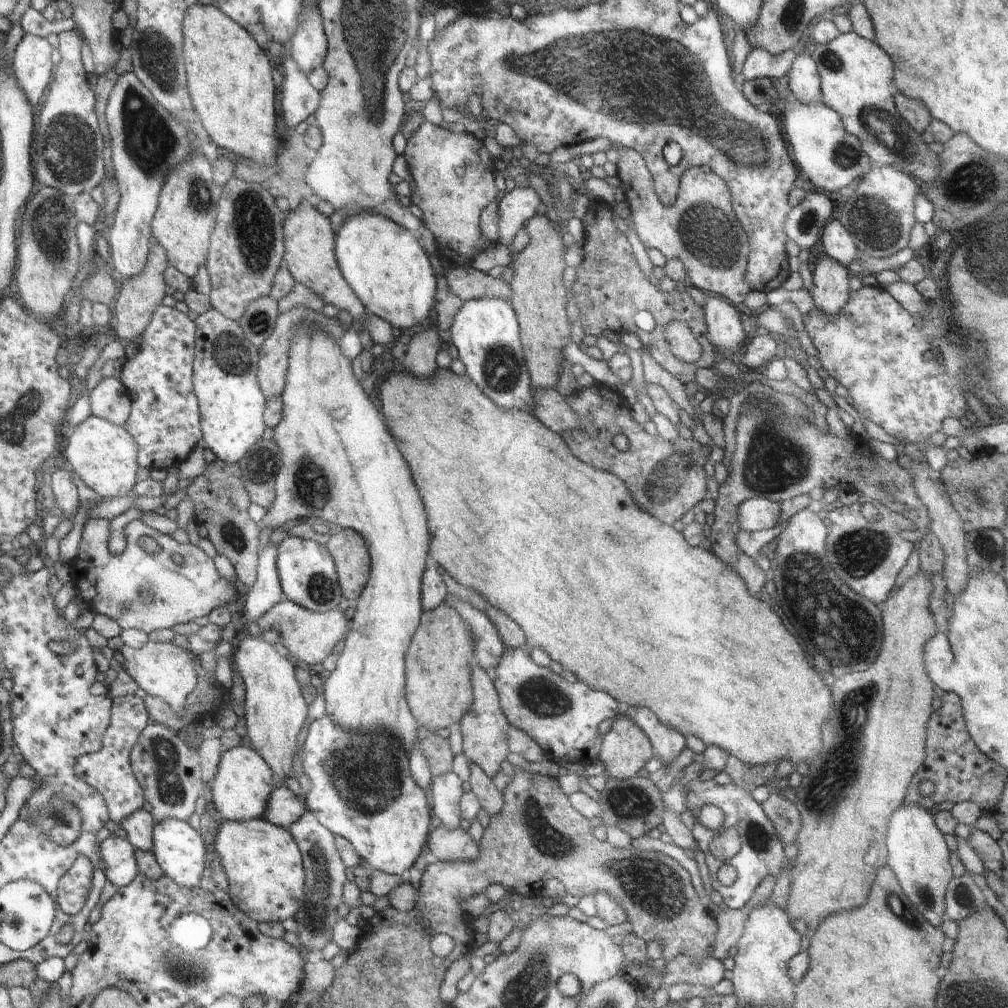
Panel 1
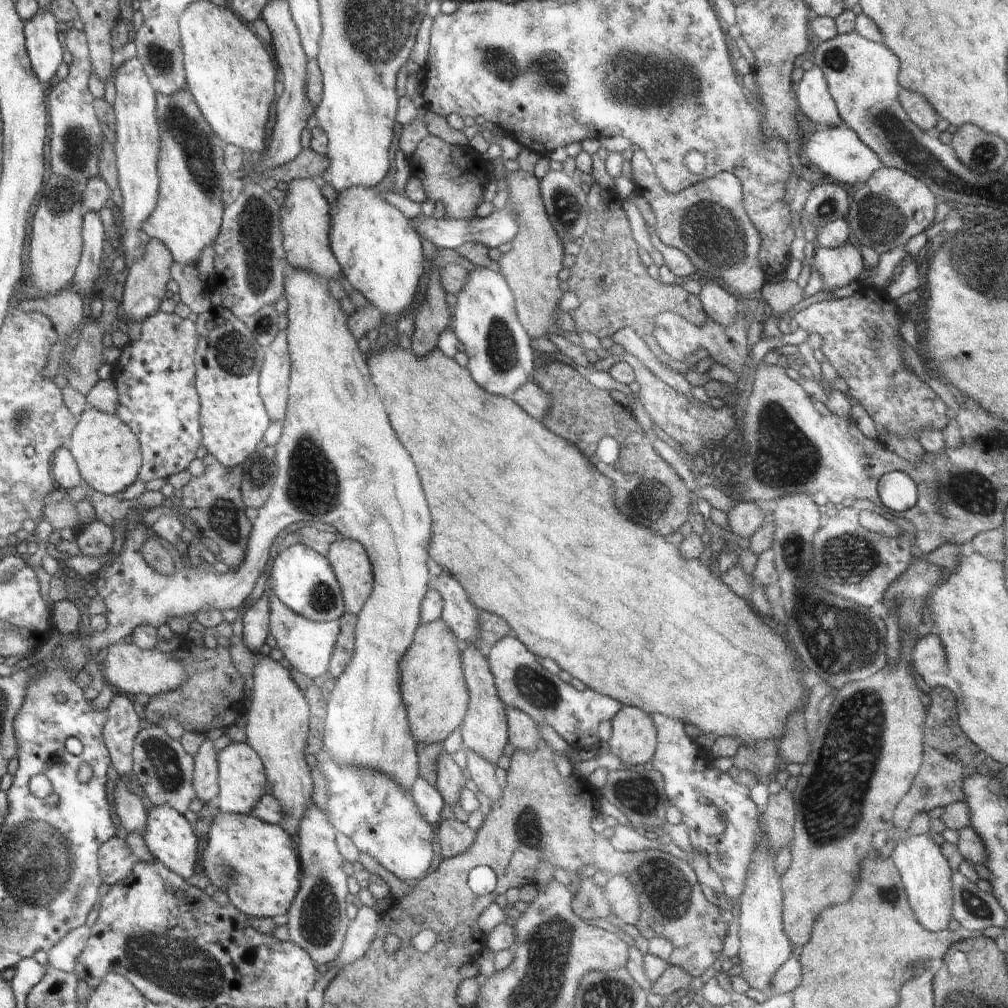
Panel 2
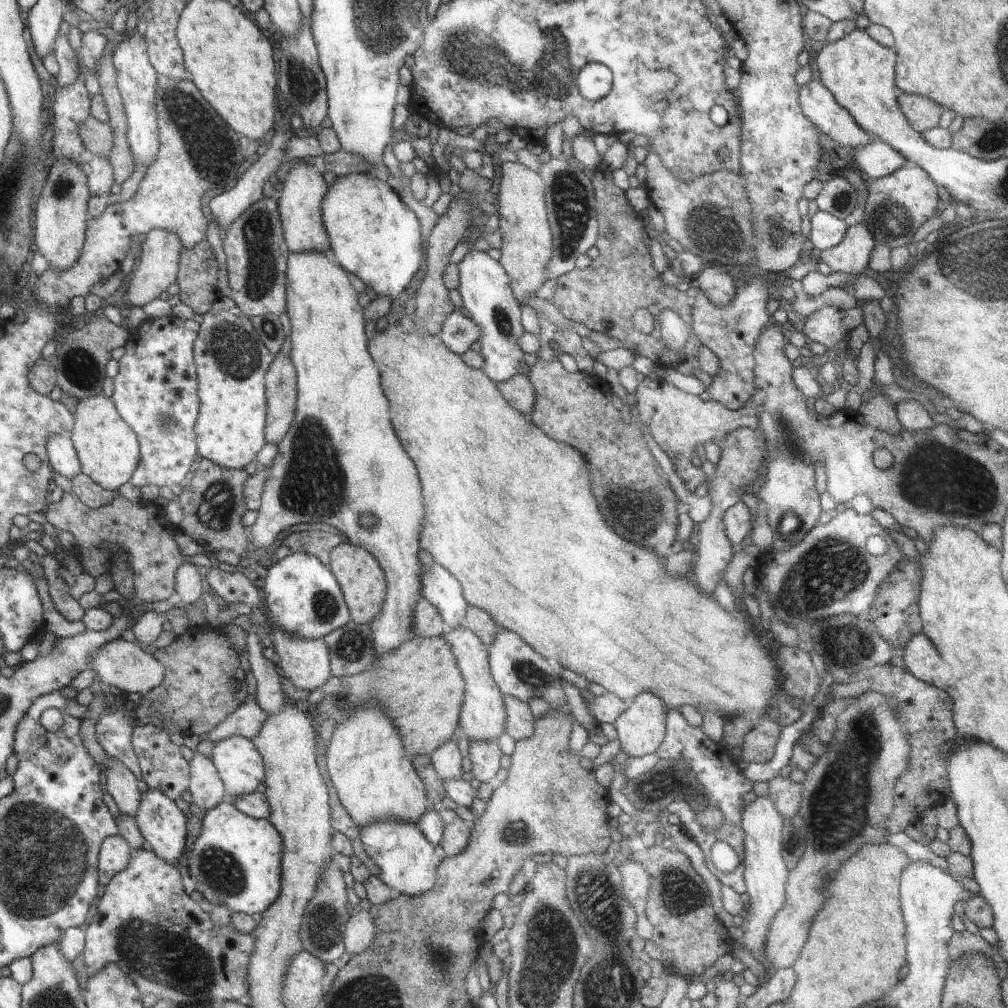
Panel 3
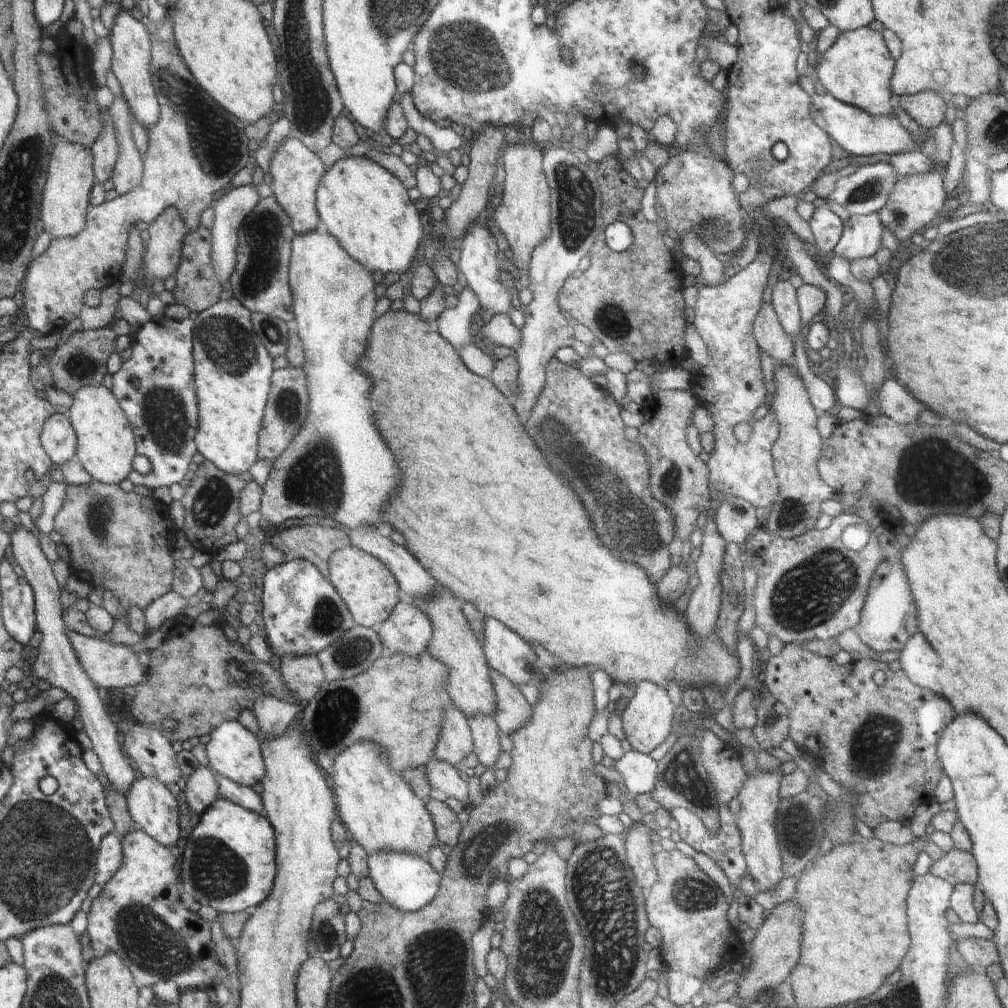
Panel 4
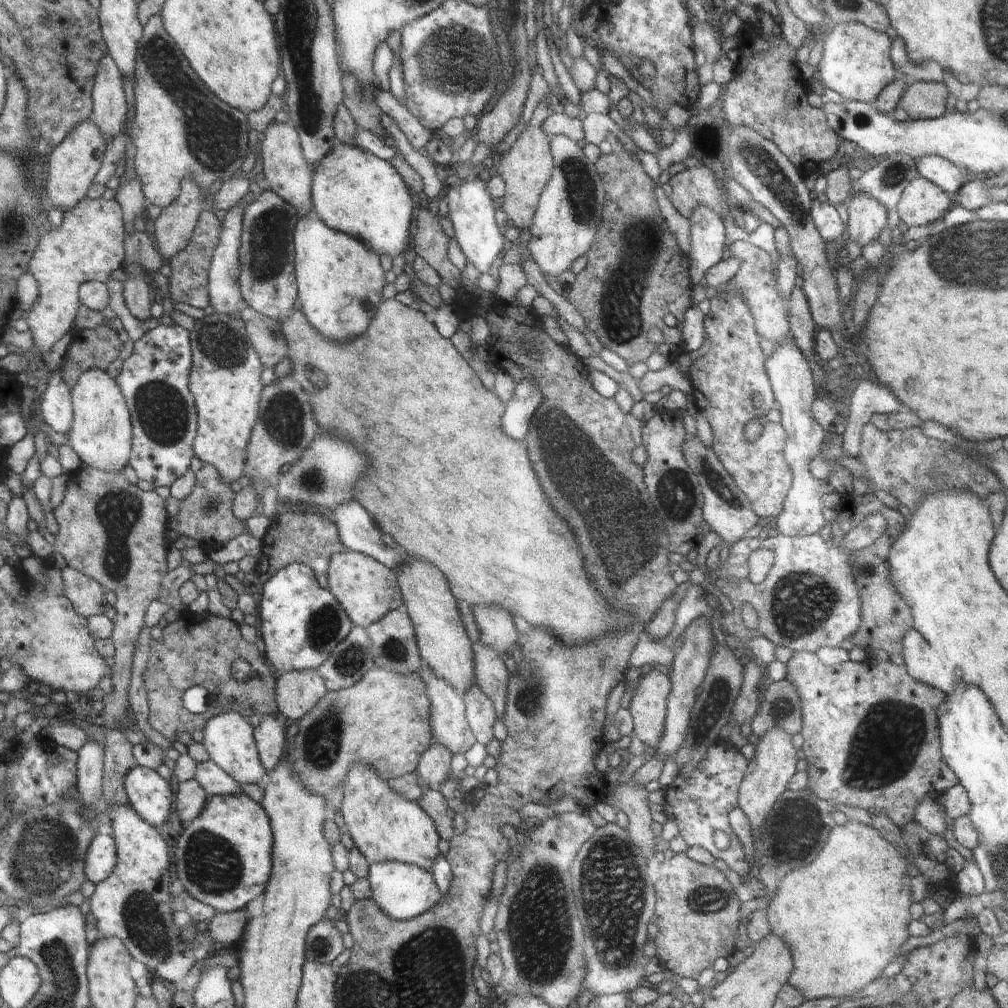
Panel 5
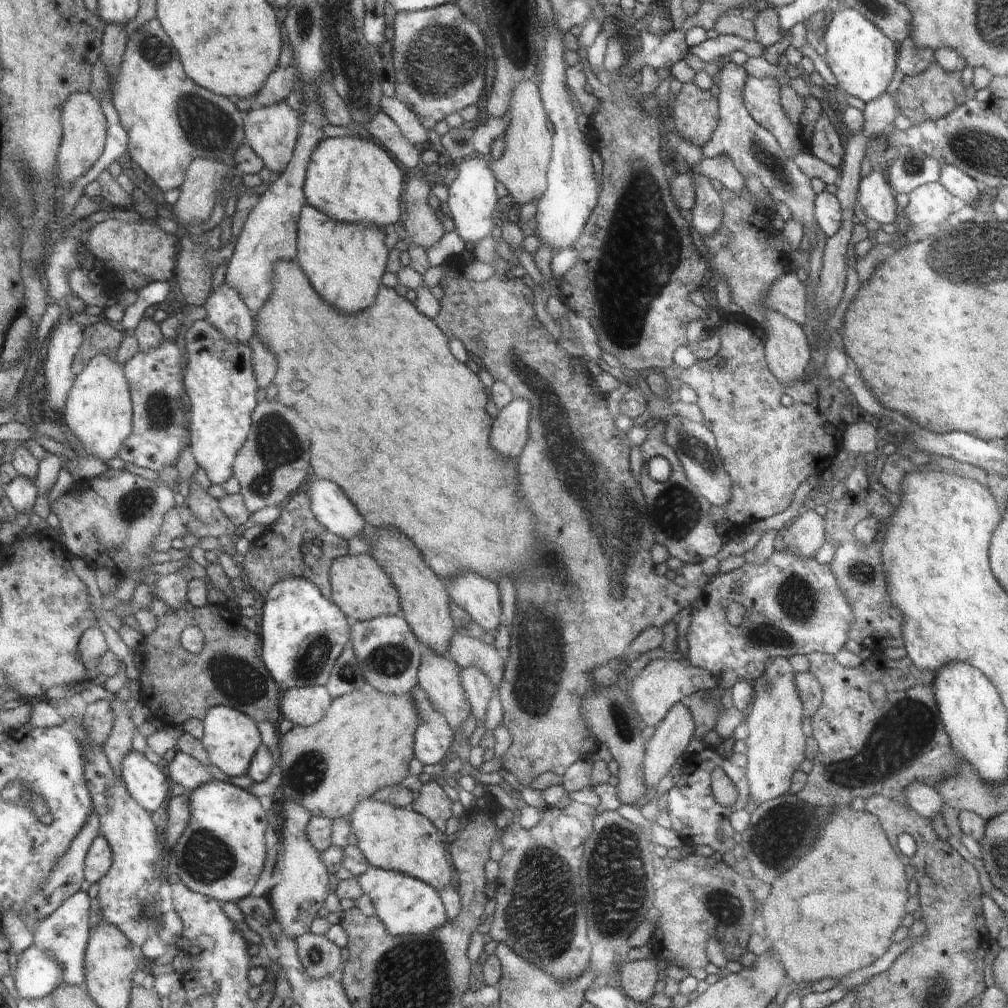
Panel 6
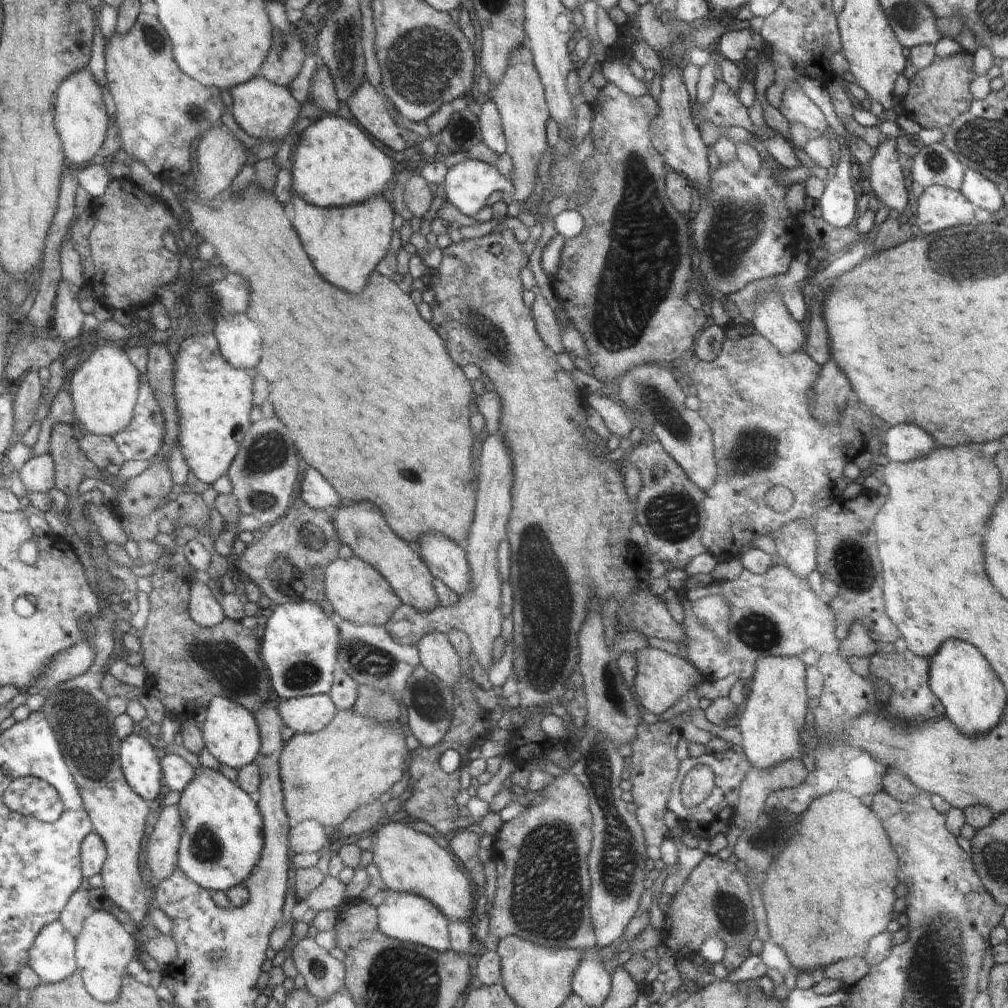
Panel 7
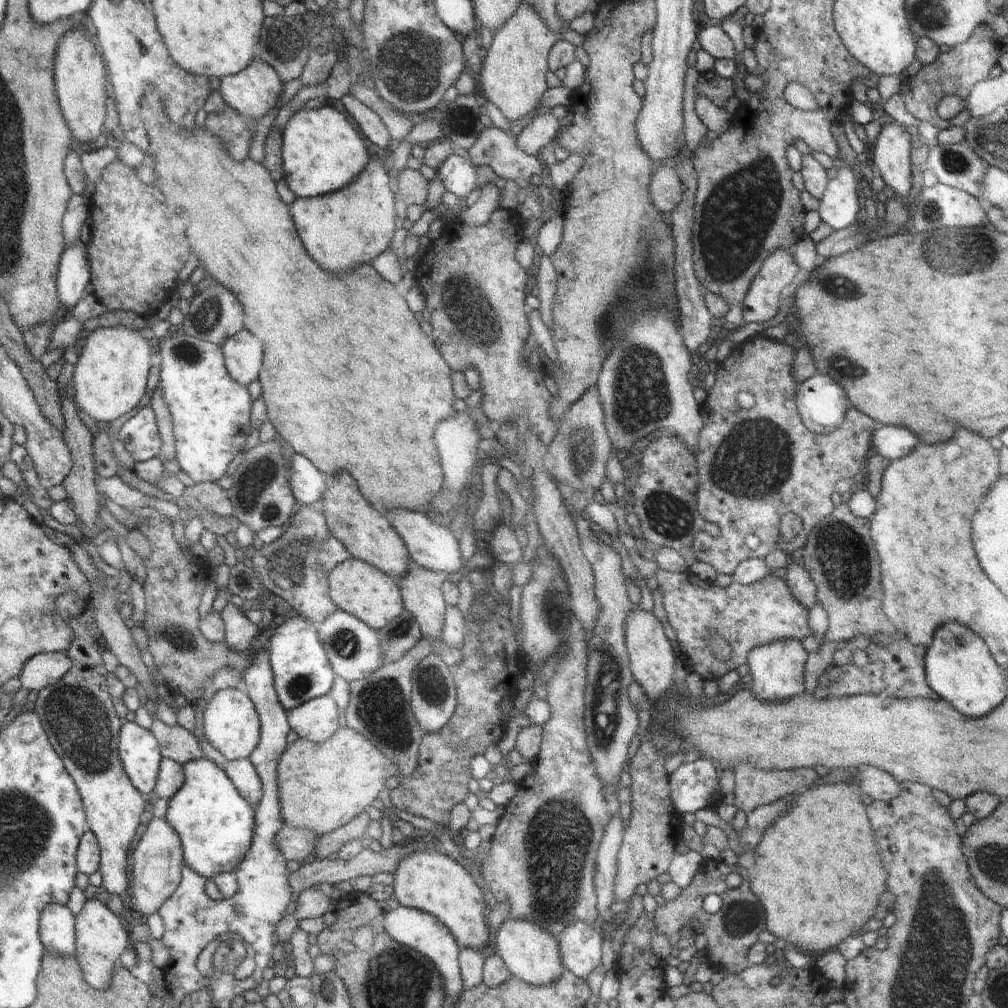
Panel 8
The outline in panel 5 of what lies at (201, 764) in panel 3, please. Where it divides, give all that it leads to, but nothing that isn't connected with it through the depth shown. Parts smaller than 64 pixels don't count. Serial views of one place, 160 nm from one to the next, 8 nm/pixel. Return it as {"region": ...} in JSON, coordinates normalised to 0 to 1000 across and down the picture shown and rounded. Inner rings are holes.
{"region":[[[194,773],[174,778],[174,781],[176,783],[175,806],[182,821],[185,821],[201,806],[206,788]]]}

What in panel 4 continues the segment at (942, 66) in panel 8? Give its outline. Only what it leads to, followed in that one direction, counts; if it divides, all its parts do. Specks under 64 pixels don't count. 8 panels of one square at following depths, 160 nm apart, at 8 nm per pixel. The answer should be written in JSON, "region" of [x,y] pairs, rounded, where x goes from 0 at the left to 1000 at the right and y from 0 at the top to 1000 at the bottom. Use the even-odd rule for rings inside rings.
{"region":[[[929,91],[893,94],[888,97],[888,102],[895,105],[914,127],[921,130],[928,129],[937,119],[939,108],[938,97],[933,97]]]}

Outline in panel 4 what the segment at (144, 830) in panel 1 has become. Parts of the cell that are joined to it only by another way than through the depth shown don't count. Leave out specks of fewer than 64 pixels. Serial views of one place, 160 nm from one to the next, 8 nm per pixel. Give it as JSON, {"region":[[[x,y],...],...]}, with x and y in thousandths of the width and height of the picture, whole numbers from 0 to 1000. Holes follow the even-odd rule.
{"region":[[[19,519],[10,532],[10,542],[12,543],[14,556],[24,565],[23,572],[31,578],[35,590],[35,610],[36,619],[38,619],[38,630],[36,631],[38,651],[31,655],[34,669],[38,673],[50,677],[53,682],[61,682],[62,685],[66,687],[67,690],[76,696],[76,708],[79,711],[79,716],[81,716],[83,726],[91,735],[92,745],[98,752],[100,764],[105,766],[109,778],[113,779],[118,785],[121,785],[123,790],[126,790],[128,780],[131,780],[131,775],[135,772],[135,768],[131,761],[129,761],[129,758],[127,758],[127,754],[125,754],[123,743],[117,732],[116,721],[111,713],[107,711],[101,694],[97,689],[96,682],[87,673],[85,667],[83,667],[73,647],[73,643],[71,643],[67,635],[67,625],[62,615],[63,605],[63,600],[61,597],[62,582],[58,580],[52,568],[52,560],[44,551],[37,532],[28,527],[26,523]]]}

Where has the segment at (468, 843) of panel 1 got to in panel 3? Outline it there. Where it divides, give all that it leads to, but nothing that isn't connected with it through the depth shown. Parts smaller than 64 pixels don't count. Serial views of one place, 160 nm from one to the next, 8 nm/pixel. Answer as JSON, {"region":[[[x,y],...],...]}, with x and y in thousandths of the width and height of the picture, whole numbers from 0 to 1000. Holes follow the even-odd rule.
{"region":[[[435,802],[439,815],[438,841],[443,850],[449,850],[463,841],[470,820],[470,815],[461,814],[451,803]]]}

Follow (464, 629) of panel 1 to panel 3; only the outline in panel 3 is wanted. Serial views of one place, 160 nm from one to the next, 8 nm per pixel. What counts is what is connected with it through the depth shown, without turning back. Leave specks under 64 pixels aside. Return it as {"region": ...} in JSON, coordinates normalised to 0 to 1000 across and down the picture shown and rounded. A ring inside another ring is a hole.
{"region":[[[408,632],[391,648],[375,651],[361,667],[344,671],[328,671],[319,682],[319,694],[308,701],[314,714],[314,727],[321,736],[341,717],[350,705],[360,699],[375,700],[389,710],[407,752],[431,747],[448,734],[455,718],[454,704],[461,691],[462,675],[448,649],[447,639],[438,632]]]}

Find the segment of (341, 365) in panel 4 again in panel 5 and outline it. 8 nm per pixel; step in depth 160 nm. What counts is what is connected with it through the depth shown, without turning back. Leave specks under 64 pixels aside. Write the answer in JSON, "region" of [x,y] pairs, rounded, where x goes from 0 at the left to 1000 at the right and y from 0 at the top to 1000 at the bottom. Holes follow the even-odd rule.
{"region":[[[312,209],[298,215],[293,234],[300,310],[323,335],[345,337],[359,331],[377,304],[381,270],[376,254],[349,233],[325,226]],[[317,431],[306,444],[306,450],[302,450],[286,469],[278,471],[274,482],[275,498],[287,497],[289,501],[315,500],[331,507],[340,498],[351,495],[347,484],[359,464],[361,454],[353,446],[347,446],[347,440],[341,440],[327,431]]]}

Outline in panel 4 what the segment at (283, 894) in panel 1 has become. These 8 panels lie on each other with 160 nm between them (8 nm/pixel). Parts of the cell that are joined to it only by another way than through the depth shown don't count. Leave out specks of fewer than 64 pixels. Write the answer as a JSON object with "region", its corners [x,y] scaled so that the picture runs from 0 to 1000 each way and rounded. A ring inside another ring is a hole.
{"region":[[[217,791],[199,808],[182,842],[179,860],[181,881],[192,891],[195,899],[210,899],[216,906],[242,904],[246,899],[260,897],[268,887],[275,866],[274,846],[273,825],[263,809]]]}

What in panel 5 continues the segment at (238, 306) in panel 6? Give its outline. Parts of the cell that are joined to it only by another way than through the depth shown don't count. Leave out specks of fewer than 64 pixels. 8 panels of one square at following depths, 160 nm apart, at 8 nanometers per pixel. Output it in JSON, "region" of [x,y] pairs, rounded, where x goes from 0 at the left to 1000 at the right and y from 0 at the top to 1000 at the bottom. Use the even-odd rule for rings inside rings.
{"region":[[[238,204],[230,205],[220,220],[220,228],[217,236],[216,244],[211,250],[211,257],[207,264],[205,282],[205,289],[207,294],[207,302],[212,305],[212,310],[223,313],[238,312],[236,302],[240,298],[238,289],[236,288],[236,274],[238,274],[239,260],[237,256],[239,240],[240,240],[240,226],[243,206]]]}

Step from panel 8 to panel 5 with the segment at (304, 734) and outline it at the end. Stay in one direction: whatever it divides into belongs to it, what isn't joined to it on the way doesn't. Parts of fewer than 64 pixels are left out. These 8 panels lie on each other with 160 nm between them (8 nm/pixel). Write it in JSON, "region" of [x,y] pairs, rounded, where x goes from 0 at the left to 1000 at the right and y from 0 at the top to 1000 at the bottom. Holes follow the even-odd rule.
{"region":[[[288,666],[278,670],[276,686],[277,706],[290,716],[309,706],[325,685],[314,666]]]}

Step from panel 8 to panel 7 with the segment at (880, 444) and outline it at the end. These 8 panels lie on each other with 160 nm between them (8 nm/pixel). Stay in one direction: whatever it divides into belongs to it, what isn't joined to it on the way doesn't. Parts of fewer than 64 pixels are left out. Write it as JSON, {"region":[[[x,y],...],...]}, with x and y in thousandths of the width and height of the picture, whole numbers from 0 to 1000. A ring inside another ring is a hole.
{"region":[[[907,421],[885,423],[877,435],[879,450],[883,457],[903,458],[907,456],[907,448],[909,454],[917,454],[927,442],[925,433],[921,433],[915,425]]]}

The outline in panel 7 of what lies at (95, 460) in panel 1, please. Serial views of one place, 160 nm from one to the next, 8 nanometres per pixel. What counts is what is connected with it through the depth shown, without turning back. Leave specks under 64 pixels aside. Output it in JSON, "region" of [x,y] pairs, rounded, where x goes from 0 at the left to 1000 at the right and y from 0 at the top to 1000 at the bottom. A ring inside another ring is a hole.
{"region":[[[115,343],[95,345],[69,374],[69,391],[73,400],[73,409],[79,419],[80,429],[85,431],[112,434],[129,421],[133,404],[137,401],[137,366],[129,358],[125,347]]]}

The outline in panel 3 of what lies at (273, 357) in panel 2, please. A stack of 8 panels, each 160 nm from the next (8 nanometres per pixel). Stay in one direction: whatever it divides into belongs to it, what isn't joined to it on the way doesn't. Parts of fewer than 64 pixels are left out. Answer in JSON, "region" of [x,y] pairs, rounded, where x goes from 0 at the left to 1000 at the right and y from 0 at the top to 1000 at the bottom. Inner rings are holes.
{"region":[[[276,351],[273,359],[270,367],[266,367],[264,437],[265,439],[276,441],[276,438],[282,435],[282,431],[286,429],[288,419],[292,417],[292,405],[294,405],[294,391],[296,389],[294,389],[294,369],[292,369],[292,361],[288,359],[288,355]]]}

